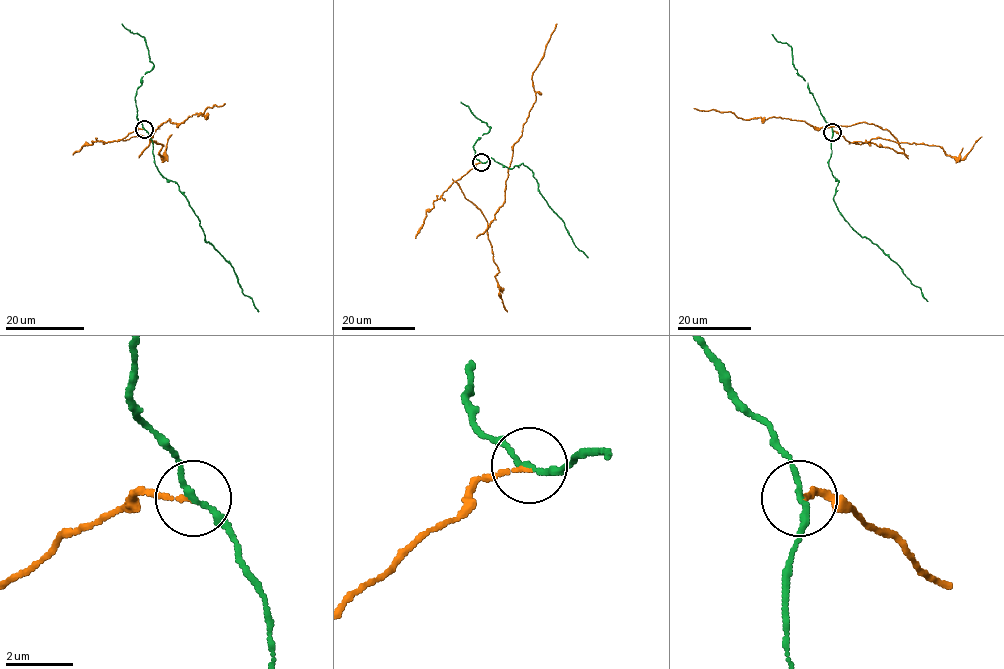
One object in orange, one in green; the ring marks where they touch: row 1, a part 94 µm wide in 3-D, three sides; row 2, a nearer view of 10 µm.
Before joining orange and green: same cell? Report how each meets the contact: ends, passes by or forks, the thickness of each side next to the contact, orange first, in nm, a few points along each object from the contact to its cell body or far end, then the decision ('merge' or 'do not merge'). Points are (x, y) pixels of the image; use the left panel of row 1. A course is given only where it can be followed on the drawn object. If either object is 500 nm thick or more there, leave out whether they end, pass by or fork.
orange ends; green passes by; calibres 120 and 160 nm; course orange (144, 129), (117, 140), (150, 139), (170, 118), (178, 125), (225, 103); course green (144, 129), (153, 144), (155, 166), (178, 185), (198, 218), (204, 240), (232, 266), (244, 294), (259, 311); do not merge

